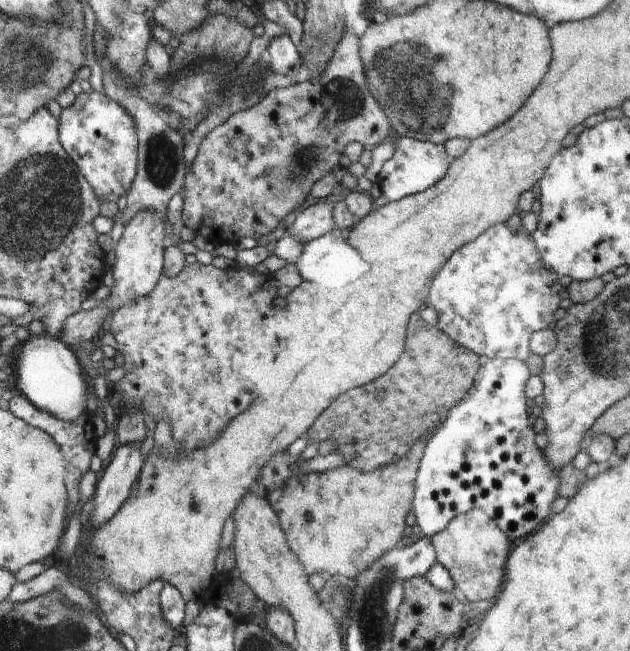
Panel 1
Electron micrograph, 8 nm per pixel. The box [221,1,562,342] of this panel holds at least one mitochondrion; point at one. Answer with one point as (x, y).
(425, 111)

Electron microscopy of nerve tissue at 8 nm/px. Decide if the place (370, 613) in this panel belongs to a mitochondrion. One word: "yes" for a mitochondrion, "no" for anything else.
yes

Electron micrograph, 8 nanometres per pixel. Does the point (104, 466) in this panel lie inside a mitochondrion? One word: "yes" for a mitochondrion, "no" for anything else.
no

